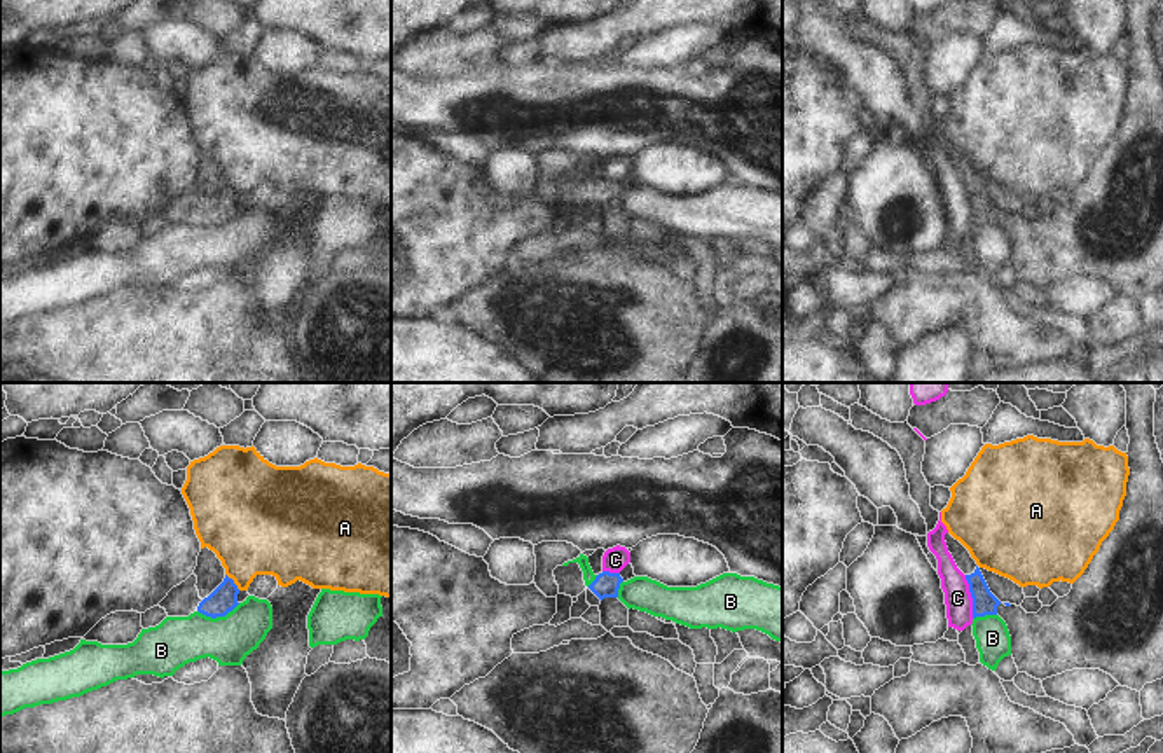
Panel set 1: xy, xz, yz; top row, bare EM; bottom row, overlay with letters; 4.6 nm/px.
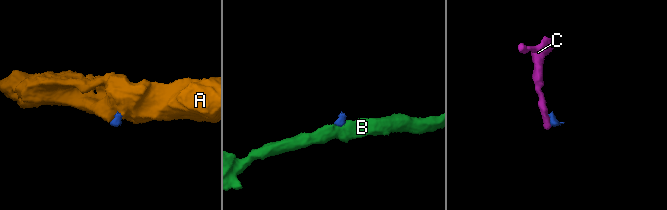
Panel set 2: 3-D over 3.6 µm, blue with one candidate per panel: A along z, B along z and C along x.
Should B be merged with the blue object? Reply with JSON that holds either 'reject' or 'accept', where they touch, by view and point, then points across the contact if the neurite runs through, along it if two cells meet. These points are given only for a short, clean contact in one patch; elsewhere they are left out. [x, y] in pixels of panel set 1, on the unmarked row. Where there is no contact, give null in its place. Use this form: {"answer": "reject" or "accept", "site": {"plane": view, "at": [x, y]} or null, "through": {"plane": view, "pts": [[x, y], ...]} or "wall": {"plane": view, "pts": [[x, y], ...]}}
{"answer": "reject", "site": {"plane": "xy", "at": [219, 224]}, "wall": {"plane": "xy", "pts": [[240, 212], [224, 224], [206, 226], [198, 221]]}}

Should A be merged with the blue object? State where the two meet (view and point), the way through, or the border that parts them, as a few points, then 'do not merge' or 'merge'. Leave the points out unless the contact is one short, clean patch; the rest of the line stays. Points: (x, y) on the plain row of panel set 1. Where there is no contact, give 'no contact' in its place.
xy (233, 191) | along xy (226, 182), (240, 198) | do not merge

